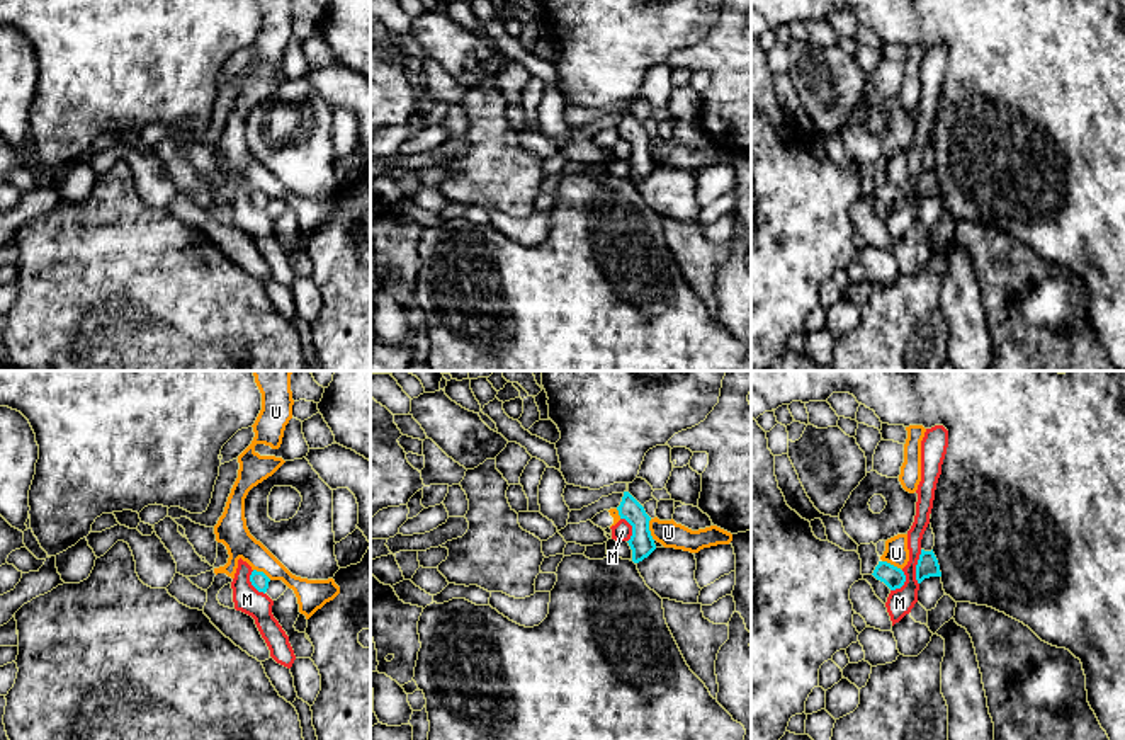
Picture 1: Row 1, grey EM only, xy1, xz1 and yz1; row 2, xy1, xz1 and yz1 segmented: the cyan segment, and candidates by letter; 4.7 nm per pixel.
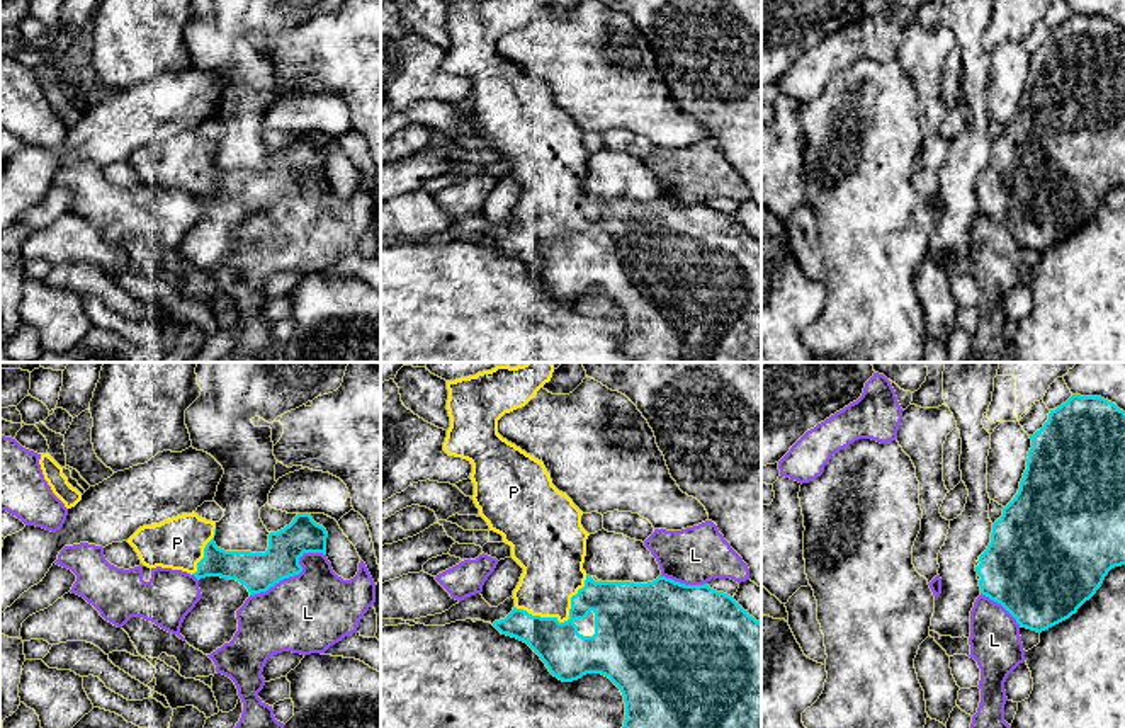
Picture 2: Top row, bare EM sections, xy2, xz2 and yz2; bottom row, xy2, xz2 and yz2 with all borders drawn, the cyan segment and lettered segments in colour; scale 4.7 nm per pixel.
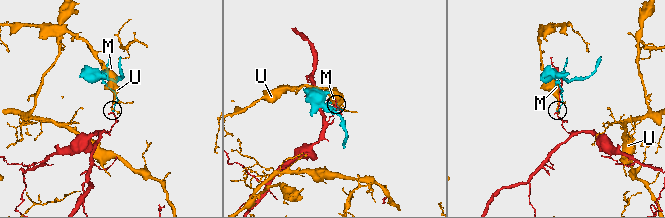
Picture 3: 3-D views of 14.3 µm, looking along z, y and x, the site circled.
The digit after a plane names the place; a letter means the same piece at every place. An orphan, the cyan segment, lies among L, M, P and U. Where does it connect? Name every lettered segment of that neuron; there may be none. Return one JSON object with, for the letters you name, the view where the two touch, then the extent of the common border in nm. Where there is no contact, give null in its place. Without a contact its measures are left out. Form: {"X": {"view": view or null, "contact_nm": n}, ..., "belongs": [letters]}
{"P": {"view": "xz2", "contact_nm": 380}, "belongs": ["P"]}

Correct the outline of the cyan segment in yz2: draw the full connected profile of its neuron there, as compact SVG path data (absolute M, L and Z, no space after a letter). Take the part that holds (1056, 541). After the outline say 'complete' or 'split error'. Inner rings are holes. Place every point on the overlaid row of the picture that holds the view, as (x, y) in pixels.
M1072 395L1066 403L1050 410L1049 420L1030 439L1032 447L1020 490L1003 509L1003 515L992 524L991 543L979 556L981 563L975 566L975 572L981 577L979 587L982 595L1001 604L1021 628L1042 633L1076 614L1096 594L1108 572L1125 565L1125 412L1101 396Z | complete

